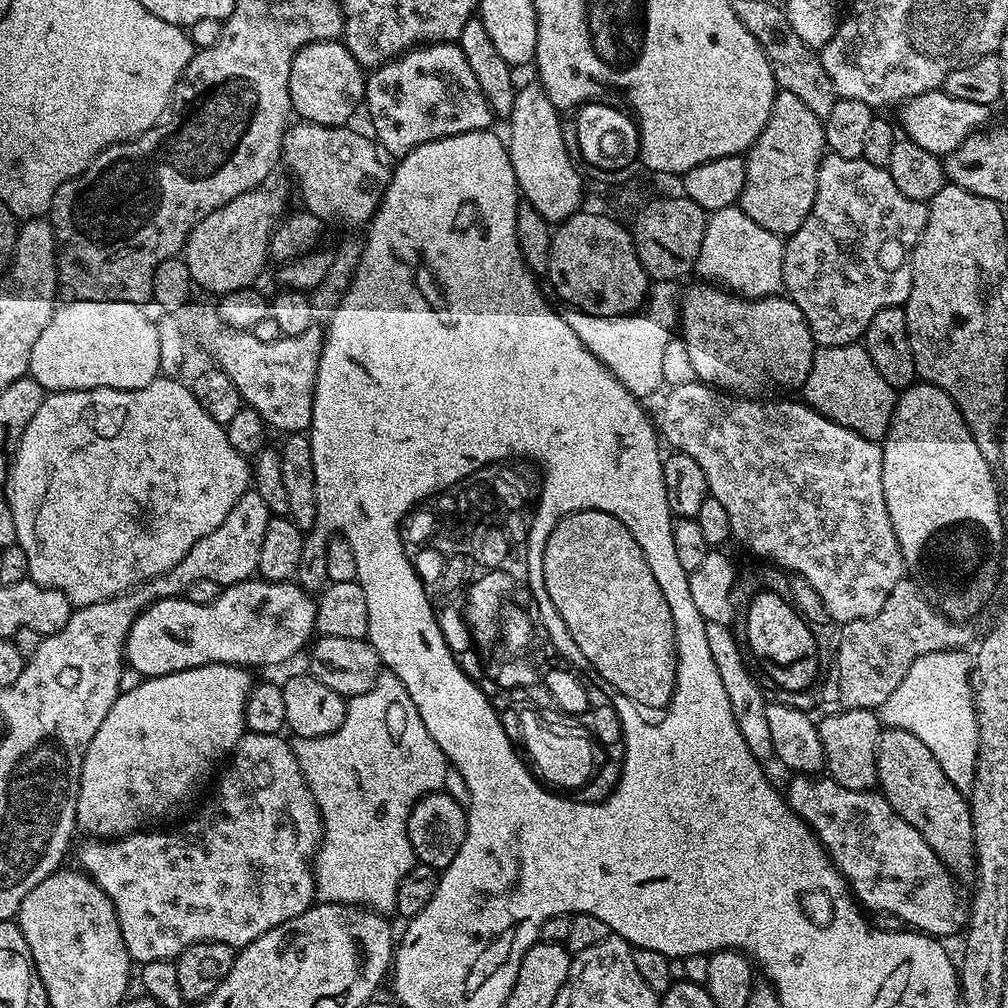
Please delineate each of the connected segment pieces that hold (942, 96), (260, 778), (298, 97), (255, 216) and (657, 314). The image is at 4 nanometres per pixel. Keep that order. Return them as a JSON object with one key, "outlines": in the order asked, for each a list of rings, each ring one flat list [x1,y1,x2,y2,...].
{"outlines":[[[937,90,918,94,914,98,903,101,899,105,900,124,904,127,903,135,913,140,922,150,930,150,930,154,941,158,949,156,966,138,970,138,976,132,987,129,993,123,993,109,987,104,978,102,966,102,966,98,954,98,949,92]],[[245,731,230,753,230,759,227,761,227,764,229,763,228,769,224,773,222,773,223,771,219,773,219,776,221,775,220,781,218,781,218,776,212,797,201,806,200,813,193,820,186,821,177,832,160,833,141,830,132,832,128,836,85,839,85,844,80,848,81,866,79,865,79,867,111,900,114,910,118,914,124,945,129,956,137,965,159,960,175,961,180,952,186,950,186,946,207,940,229,944,230,947,237,950,242,949,250,942,254,942,254,938,266,934,266,930,274,930,274,926,298,917,314,904,317,899,314,861,320,850,320,839,324,836,324,823,320,817,320,808,316,804,316,799,312,797,308,789,308,780,298,766,298,758,294,754,292,745,287,739,284,741,284,738,280,734,271,736,270,734,254,734]],[[319,40,307,44,298,50,290,66,288,93,293,113,309,124,335,128,347,125,356,107,364,104,365,83,365,69,361,68,354,54,350,54,348,47,340,40]],[[264,186,253,188,226,202,226,206,214,210,214,214,206,214,206,218,194,226,184,244,182,259,197,289,205,288,208,292,225,294,253,287,257,283,256,275,263,270,264,263,270,260,268,243,272,230,285,211,283,198,266,189]],[[656,282,651,285,647,301,635,314,627,316,595,316,586,314,577,308,565,307,560,312,562,322,578,334,582,346,630,390,637,398,645,398,651,392,662,388,662,357,666,342,674,338,674,329,678,324,678,296,672,293,673,285,668,282]]]}

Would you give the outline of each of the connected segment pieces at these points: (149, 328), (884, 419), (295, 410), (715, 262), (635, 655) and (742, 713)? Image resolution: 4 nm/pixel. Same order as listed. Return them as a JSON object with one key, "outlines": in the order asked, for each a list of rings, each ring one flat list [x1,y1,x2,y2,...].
{"outlines":[[[70,300,53,311,46,330,42,330,30,354,28,375,48,392,81,392,91,388,138,390,161,375,158,358,157,321,151,320,139,304]],[[860,342,829,348,817,347,812,369,802,389,803,399,817,412,862,434,867,440,877,442,883,441,888,432,897,395,897,389,891,388,886,378,878,374,874,362,870,362,870,354,866,354]],[[215,307,208,308,196,316,196,340,213,356,215,367,221,368,238,386,241,401,264,419,269,429,277,428,280,434,294,432,307,433,312,426,312,411,314,410,314,382,318,374,318,362,324,345,324,334,319,327,314,326,297,336,281,336,278,342,258,342,250,331,237,331,228,327,221,320]],[[723,208,711,213,708,217,706,234,702,238,700,258,696,261,695,271,701,272,701,277,723,286,727,291,736,293,745,298,759,298,762,296,775,296,783,289,782,258,784,257,785,241,779,236,770,234,770,230,762,230,754,218,746,218,746,214,739,208]],[[601,508,572,512,562,517,542,540,538,576,551,611,554,616,556,611,560,619,557,621,570,630,571,647,576,647,583,660,598,670,605,685,618,690,641,709,667,709,676,685,676,624,670,618,670,606,666,606,666,598,662,598,662,589,650,571,650,562,646,562,646,554,642,554,642,546,634,542,634,534,630,534,614,514,606,514]],[[706,624,706,643,710,646,711,656,714,657,714,666,718,666,718,675,722,678,722,687,726,689,726,698,730,698,734,722,738,722,738,730,742,730,742,738,746,738,746,746,750,746,750,754,754,754,756,760,768,762,768,759,771,761,774,756,770,742,770,725,766,719,766,706,769,701,764,697,759,682,752,677,752,672,744,661,744,652,732,630,727,624]]]}

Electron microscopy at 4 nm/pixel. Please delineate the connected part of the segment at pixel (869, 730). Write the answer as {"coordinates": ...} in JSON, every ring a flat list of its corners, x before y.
{"coordinates":[[859,708,849,712,827,713,828,717,819,721,820,741,824,747,824,767,827,775,838,786,846,786,846,790,875,789,876,778,876,747,880,741,882,721,873,709]]}

